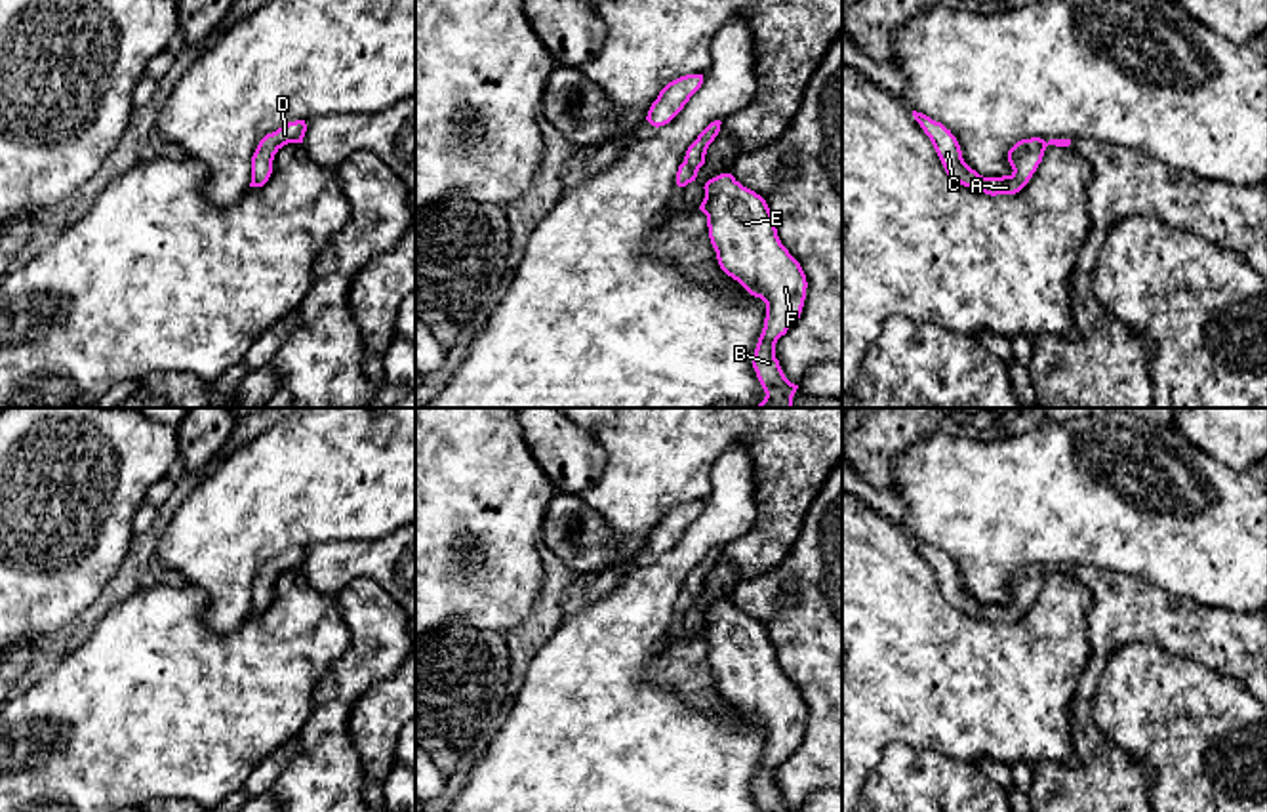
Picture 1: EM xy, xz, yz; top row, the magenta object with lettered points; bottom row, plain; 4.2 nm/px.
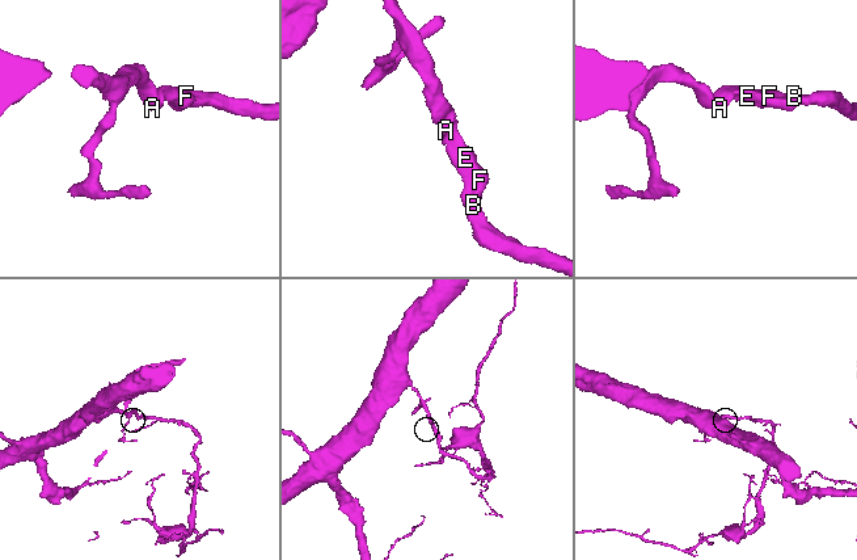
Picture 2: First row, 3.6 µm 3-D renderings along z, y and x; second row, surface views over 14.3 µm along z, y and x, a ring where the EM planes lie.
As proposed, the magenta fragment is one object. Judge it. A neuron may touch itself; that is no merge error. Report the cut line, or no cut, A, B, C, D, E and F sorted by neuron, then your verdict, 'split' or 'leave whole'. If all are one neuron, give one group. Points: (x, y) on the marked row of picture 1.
no cut; A B C D E F; leave whole

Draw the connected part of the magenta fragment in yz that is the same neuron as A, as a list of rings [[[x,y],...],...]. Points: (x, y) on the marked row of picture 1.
[[[913,111],[913,116],[930,137],[947,175],[991,196],[1019,193],[1036,172],[1048,145],[1071,145],[1071,139],[1050,139],[1048,143],[1040,137],[1021,139],[1008,151],[1008,162],[1014,172],[1002,177],[983,177],[964,162],[960,145],[951,130],[922,112]]]

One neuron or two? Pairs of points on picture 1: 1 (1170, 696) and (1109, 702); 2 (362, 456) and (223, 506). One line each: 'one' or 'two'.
1: one
2: one

